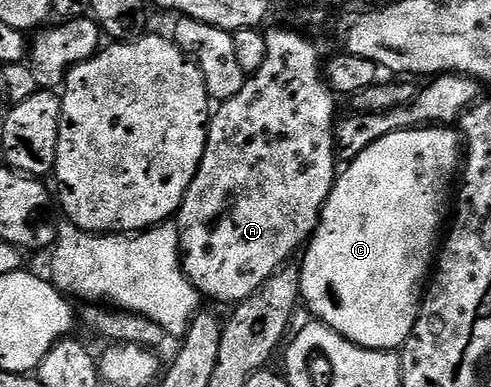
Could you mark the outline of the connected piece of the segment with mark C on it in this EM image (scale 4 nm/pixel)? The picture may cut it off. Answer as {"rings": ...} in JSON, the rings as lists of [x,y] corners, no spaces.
{"rings":[[[433,125],[431,127],[416,127],[412,131],[390,133],[378,141],[374,141],[374,145],[370,145],[370,149],[358,153],[356,160],[347,164],[339,172],[337,181],[332,186],[330,197],[321,210],[320,224],[316,226],[315,233],[306,244],[306,250],[303,252],[303,255],[305,254],[304,263],[299,264],[300,298],[303,306],[311,312],[313,320],[325,323],[327,327],[334,329],[344,339],[349,339],[352,343],[357,343],[359,347],[365,347],[371,351],[395,352],[397,349],[403,348],[405,341],[412,335],[414,325],[418,321],[422,296],[426,290],[426,280],[433,270],[434,260],[438,255],[438,244],[442,239],[442,228],[445,226],[446,216],[450,211],[450,200],[454,195],[454,184],[457,182],[458,172],[461,167],[461,136],[451,126]]]}

